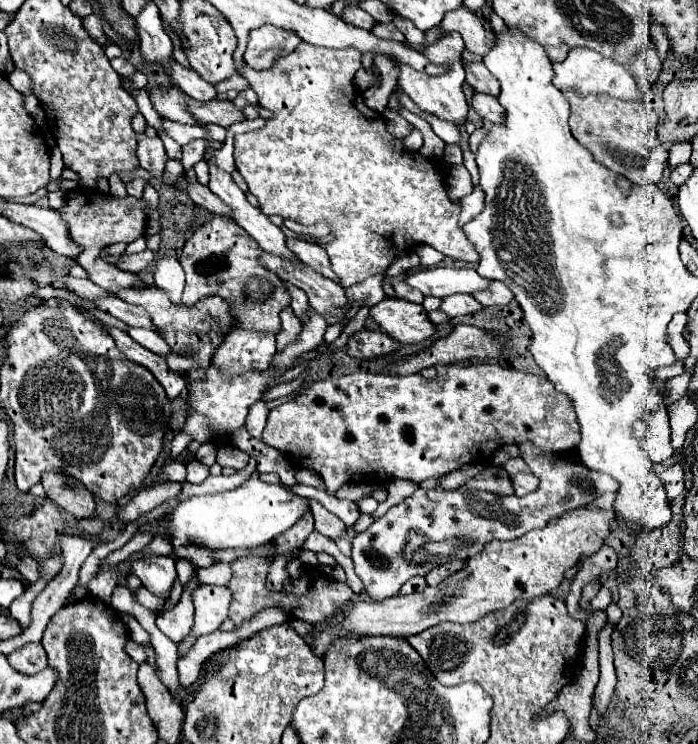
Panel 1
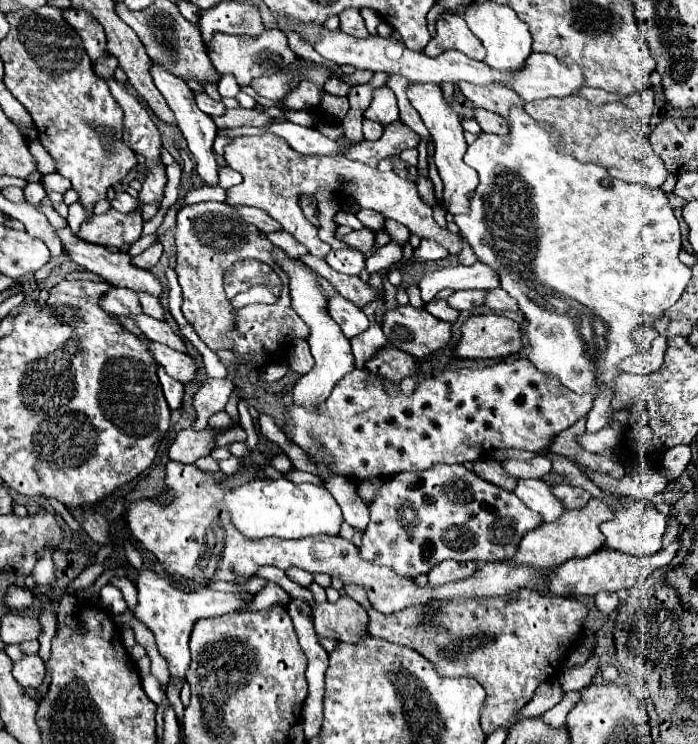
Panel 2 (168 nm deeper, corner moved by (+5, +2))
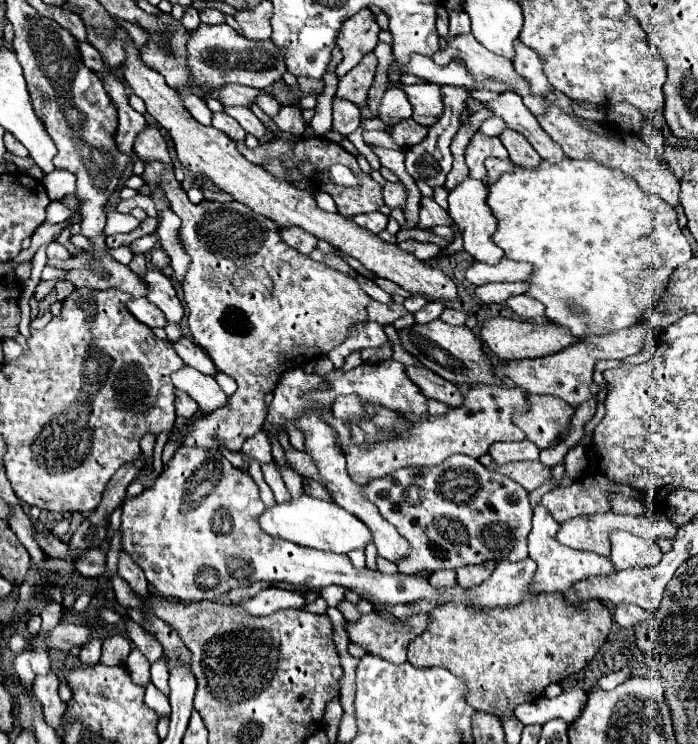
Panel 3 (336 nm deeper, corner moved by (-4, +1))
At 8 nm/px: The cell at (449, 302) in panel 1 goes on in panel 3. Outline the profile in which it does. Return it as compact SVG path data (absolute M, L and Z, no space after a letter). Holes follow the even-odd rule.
M512 282L512 284L484 284L484 286L478 286L476 288L476 296L484 302L484 304L502 304L506 302L510 296L518 296L518 294L524 294L526 286L524 282Z

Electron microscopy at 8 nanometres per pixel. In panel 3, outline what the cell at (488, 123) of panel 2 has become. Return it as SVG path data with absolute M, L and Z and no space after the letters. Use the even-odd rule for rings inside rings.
M506 128L498 138L502 140L502 144L508 150L510 160L514 164L520 164L520 166L526 166L526 168L536 168L540 164L542 158L536 154L532 144L522 134L518 134L516 130Z

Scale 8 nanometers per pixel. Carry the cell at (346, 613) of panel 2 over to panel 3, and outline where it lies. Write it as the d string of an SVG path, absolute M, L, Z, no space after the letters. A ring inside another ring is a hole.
M376 612L362 614L358 622L348 622L346 632L352 644L362 646L368 654L386 658L392 664L406 660L406 646L426 628L428 616L416 614L404 622L390 624Z

